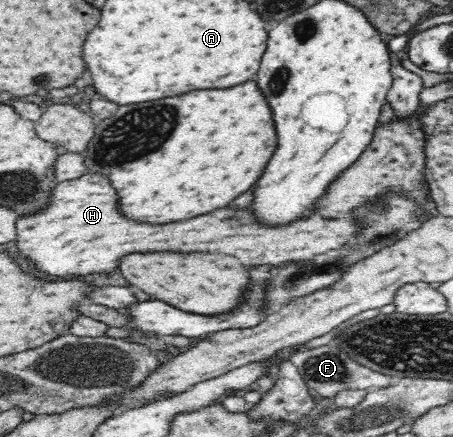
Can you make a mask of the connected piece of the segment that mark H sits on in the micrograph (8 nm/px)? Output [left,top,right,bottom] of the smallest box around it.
[17,105,434,276]

